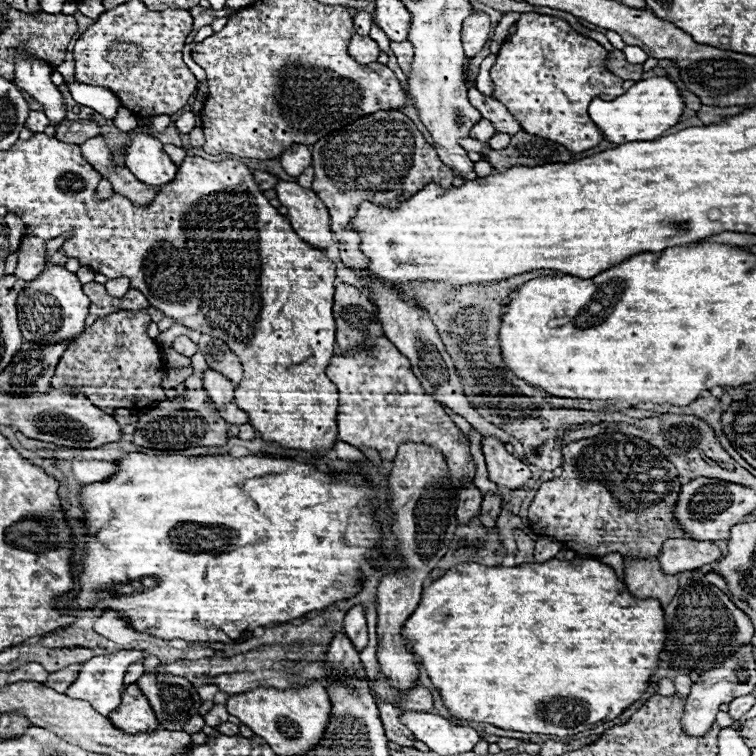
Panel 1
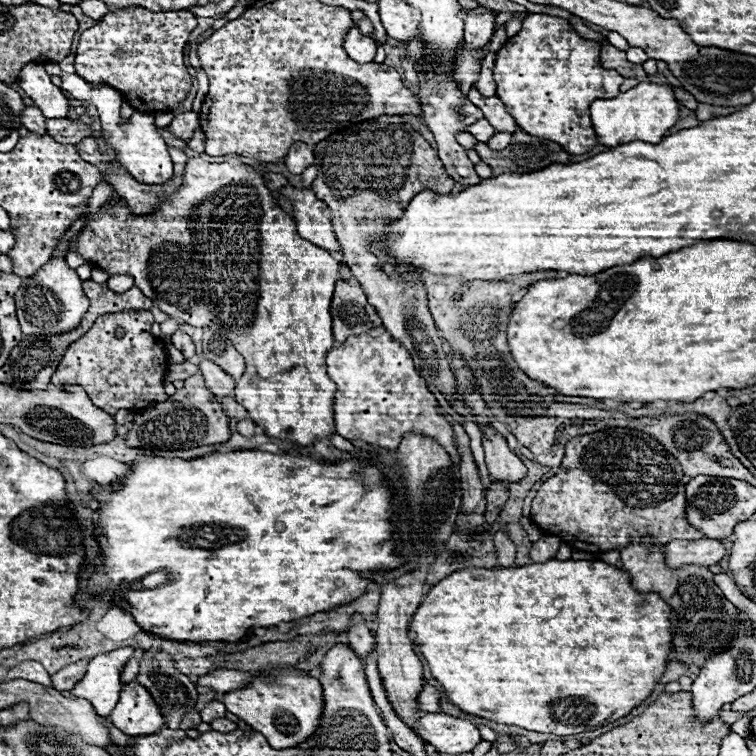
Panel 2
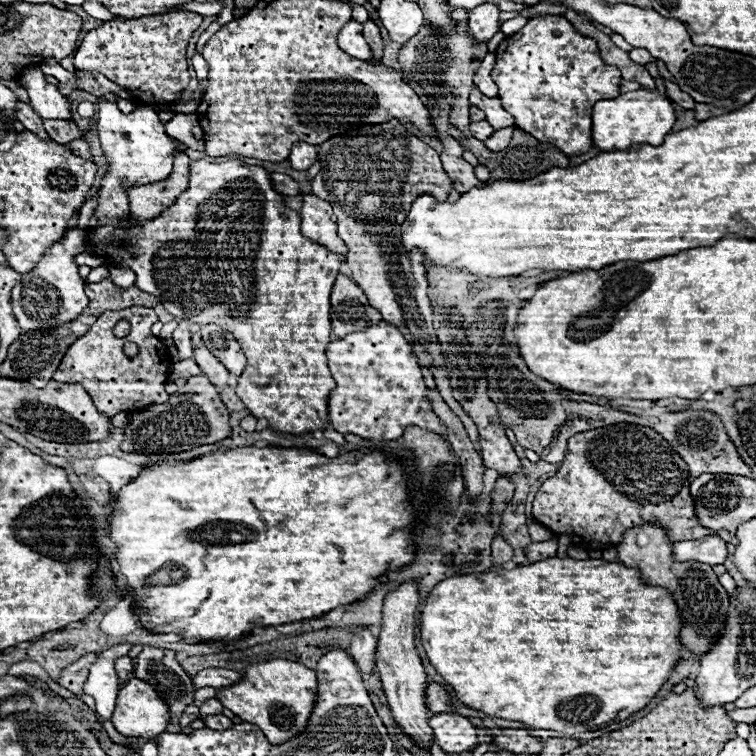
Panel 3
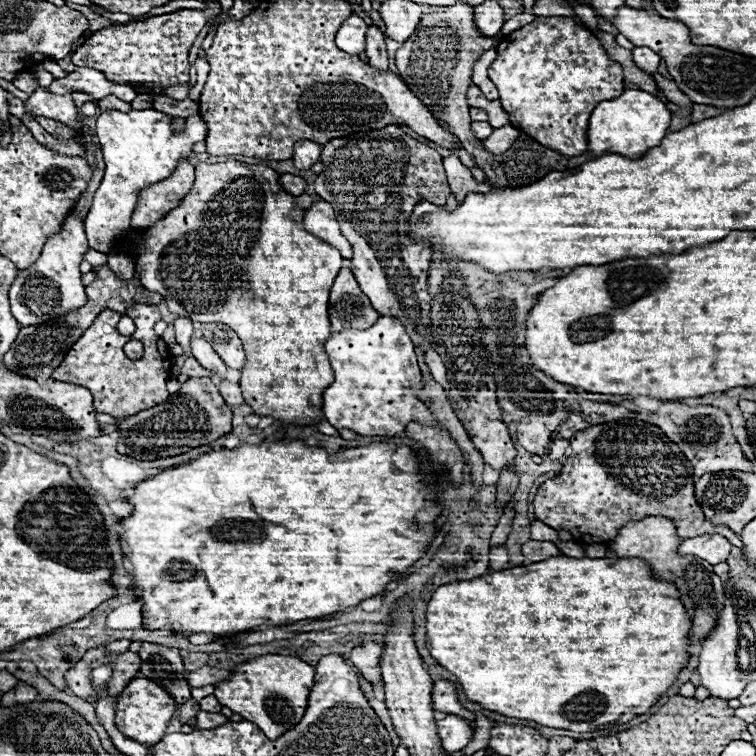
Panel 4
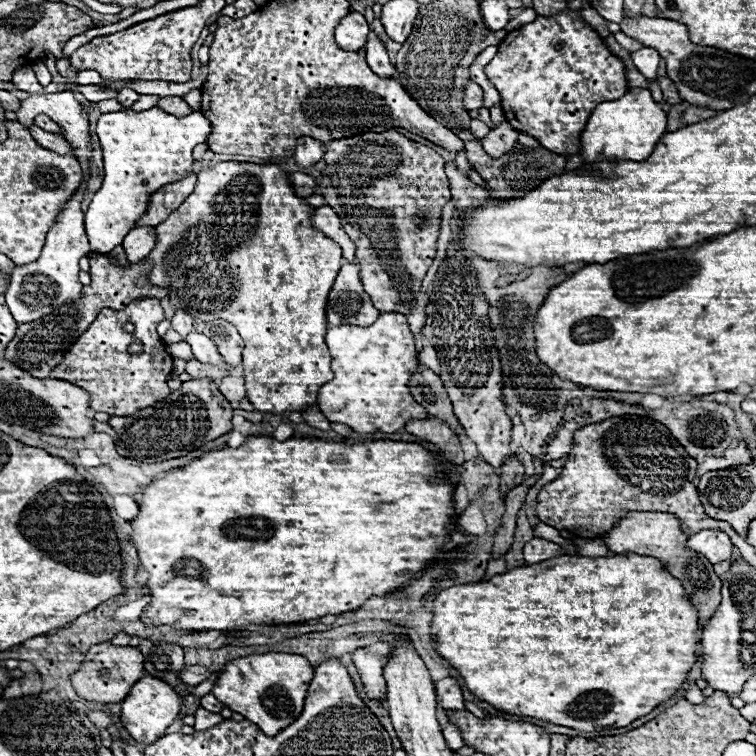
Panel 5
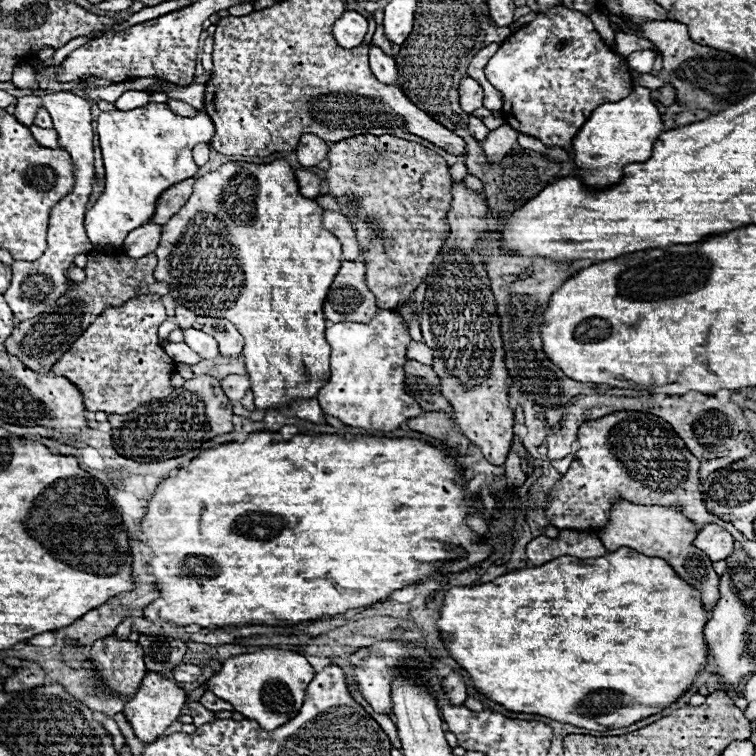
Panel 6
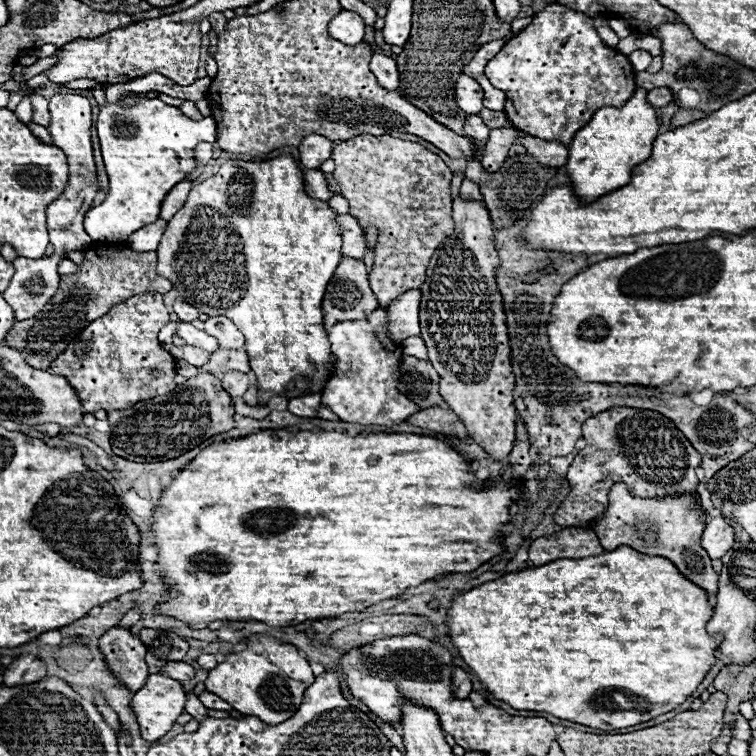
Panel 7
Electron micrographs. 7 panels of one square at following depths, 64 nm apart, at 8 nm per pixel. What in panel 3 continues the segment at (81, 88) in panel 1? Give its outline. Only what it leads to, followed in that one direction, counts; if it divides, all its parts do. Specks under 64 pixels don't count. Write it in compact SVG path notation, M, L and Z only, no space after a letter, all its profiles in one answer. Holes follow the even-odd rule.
M46 58L40 68L45 75L53 76L59 82L74 82L74 74L65 70L54 58ZM106 94L98 98L98 136L102 150L108 158L108 170L102 178L102 186L98 190L98 206L94 210L94 216L88 222L88 232L96 230L98 226L106 224L120 224L126 222L130 216L130 202L126 198L126 188L130 186L142 186L166 180L172 172L174 154L180 152L180 142L170 138L164 130L164 124L158 118L158 112L154 108L136 108L130 114L122 114L118 106L114 104L114 96Z

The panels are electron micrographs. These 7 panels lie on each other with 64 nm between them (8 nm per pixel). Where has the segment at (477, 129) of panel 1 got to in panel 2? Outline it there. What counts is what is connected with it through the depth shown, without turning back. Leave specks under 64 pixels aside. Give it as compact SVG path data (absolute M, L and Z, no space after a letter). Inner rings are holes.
M478 120L478 122L474 122L474 124L470 124L468 126L468 132L478 140L478 142L486 142L486 140L490 140L490 136L494 136L494 128L488 124L488 120Z

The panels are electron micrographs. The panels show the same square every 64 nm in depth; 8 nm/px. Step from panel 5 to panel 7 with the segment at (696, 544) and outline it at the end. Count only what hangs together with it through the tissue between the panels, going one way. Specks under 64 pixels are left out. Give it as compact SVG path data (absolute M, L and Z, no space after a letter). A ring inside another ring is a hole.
M716 516L706 524L702 546L710 558L722 558L734 546L734 528L724 516Z

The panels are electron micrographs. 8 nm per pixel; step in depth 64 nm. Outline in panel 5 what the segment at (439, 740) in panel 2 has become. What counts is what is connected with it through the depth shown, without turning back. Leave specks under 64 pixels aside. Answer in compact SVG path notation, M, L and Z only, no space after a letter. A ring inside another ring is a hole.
M450 722L444 726L444 739L446 740L446 744L448 744L452 750L458 750L458 748L464 746L458 728L454 728Z

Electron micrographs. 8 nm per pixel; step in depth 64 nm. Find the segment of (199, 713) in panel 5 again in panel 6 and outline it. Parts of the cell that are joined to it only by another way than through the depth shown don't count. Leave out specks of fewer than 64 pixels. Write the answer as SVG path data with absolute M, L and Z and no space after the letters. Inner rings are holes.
M190 702L190 704L188 704L188 708L190 708L190 716L194 718L194 724L196 724L196 726L206 724L206 722L210 722L210 720L214 720L214 718L216 718L216 716L214 716L214 712L206 710L200 702Z

